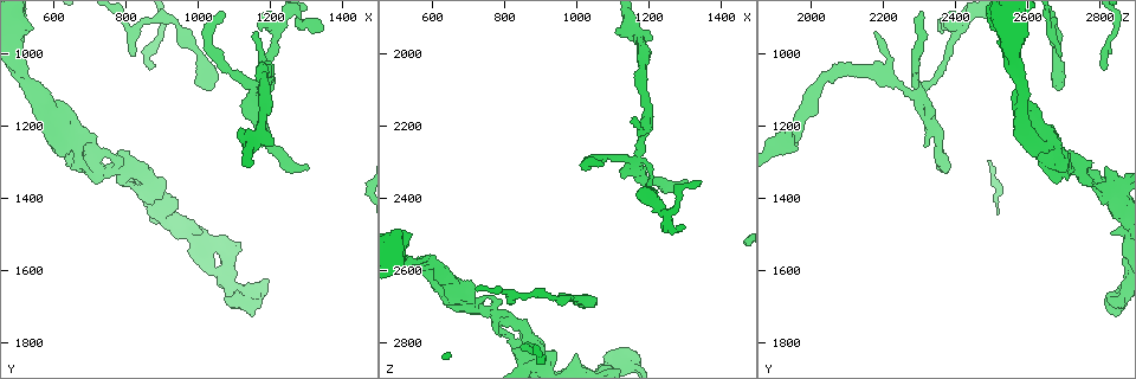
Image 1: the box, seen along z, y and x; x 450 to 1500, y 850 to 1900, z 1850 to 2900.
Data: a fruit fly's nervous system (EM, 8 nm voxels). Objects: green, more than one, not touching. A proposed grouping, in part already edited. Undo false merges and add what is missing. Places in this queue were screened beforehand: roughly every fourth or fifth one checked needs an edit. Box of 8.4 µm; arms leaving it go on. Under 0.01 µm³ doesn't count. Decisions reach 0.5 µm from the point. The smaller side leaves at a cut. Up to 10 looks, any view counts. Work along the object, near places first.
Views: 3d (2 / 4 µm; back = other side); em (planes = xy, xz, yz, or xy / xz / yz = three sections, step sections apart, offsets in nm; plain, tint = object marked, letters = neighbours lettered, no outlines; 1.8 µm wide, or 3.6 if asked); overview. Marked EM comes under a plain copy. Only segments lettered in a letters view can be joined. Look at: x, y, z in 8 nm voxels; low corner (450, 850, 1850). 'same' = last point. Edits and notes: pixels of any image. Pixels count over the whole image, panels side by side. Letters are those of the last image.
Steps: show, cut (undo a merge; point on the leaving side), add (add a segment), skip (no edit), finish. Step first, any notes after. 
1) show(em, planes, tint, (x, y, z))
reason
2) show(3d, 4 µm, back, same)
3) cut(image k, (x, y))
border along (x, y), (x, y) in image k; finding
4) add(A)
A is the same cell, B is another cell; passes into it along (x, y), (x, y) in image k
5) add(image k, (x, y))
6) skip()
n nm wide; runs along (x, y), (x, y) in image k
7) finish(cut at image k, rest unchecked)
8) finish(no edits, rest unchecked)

show(em, 3.6 µm, planes, letters, (1170, 1700, 2845))
free end

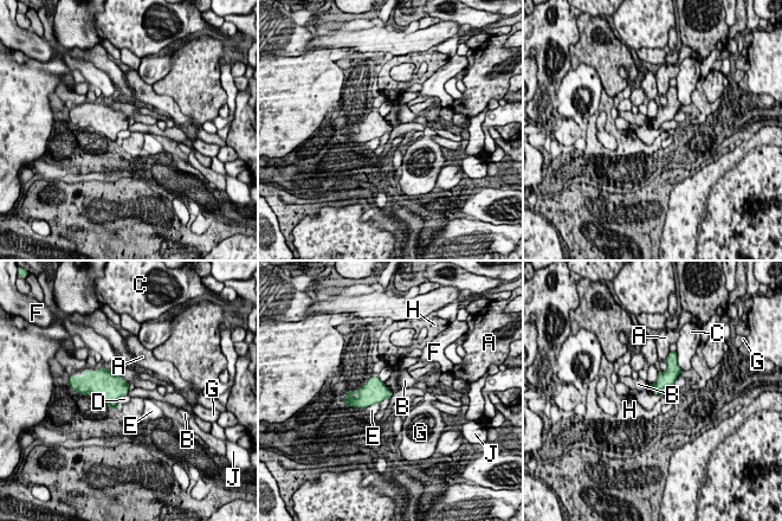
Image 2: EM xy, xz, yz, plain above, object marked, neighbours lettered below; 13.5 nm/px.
skip()
A, B, C, D, E, F, G, H and J are other cells; border along (127, 393), (117, 399), (117, 406) in image 2; no lettered segment goes on from it

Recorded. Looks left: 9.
show(em, planes, tint, (770, 1320, 2720))
arms part here

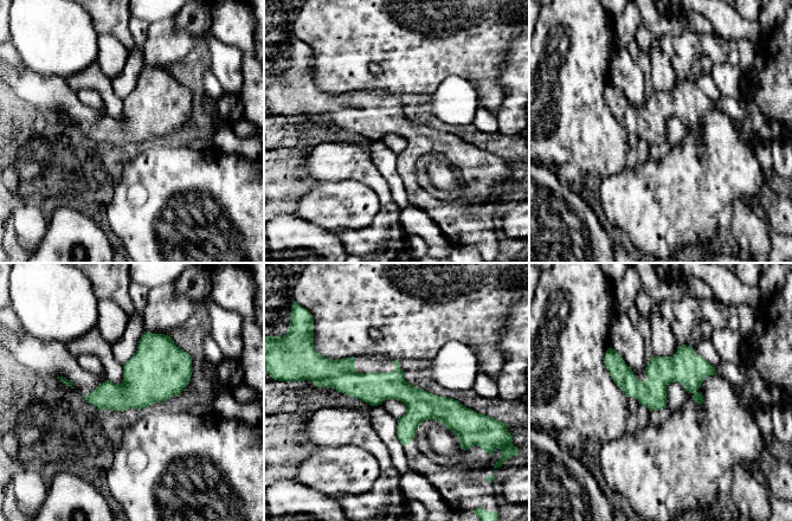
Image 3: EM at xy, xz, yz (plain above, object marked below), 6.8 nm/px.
show(em, planes, letters, same)

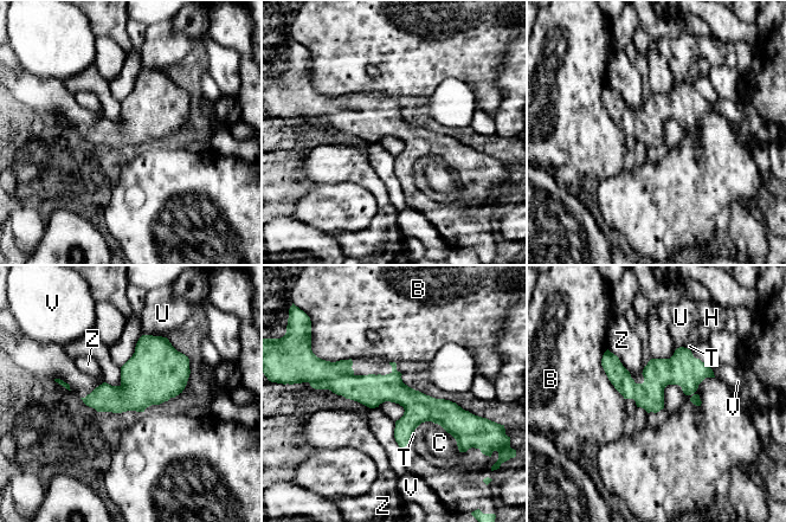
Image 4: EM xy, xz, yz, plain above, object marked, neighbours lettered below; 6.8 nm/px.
skip()
B touches over 360 nm; B, C, H, T, U, V and Z are other cells; runs along (324, 385), (392, 388), (463, 416) in image 4; all the same cell

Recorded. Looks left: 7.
show(em, xz, step 4, tint, (1165, 1220, 1950))
calibre changes

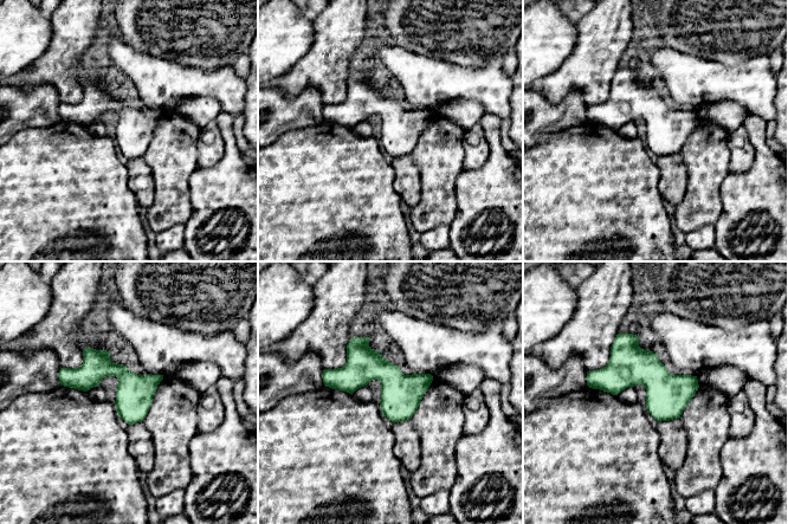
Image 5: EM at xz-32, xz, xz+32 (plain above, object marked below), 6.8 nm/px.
show(em, planes, letters, same)

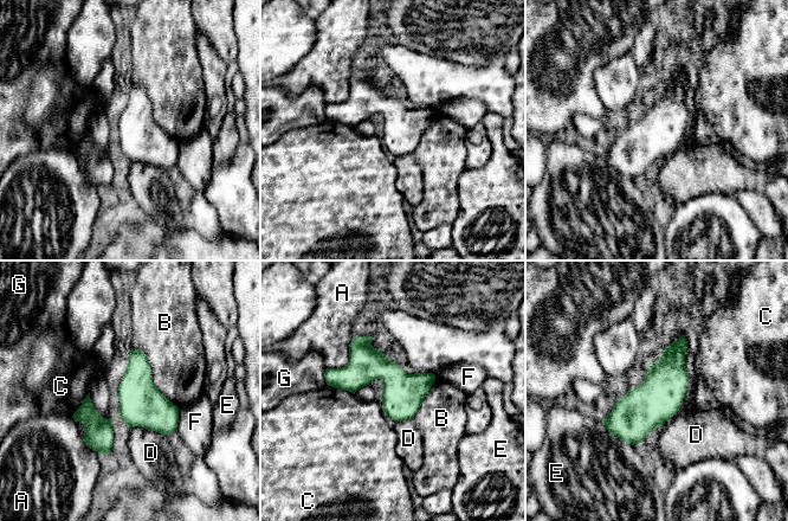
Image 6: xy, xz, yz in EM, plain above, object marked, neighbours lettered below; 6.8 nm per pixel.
skip()
A, B, C, D, E, F and G are other cells; one cell here

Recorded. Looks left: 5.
show(3d, 4 µm, (1300, 1320, 2345))
free end

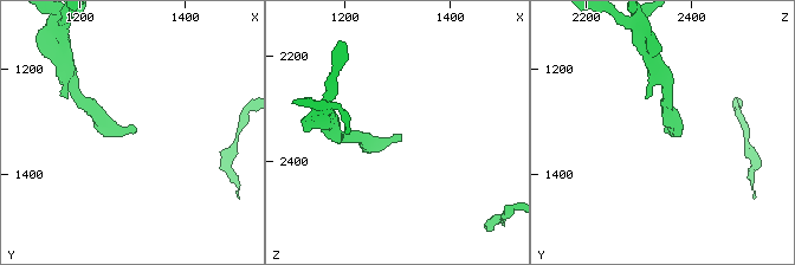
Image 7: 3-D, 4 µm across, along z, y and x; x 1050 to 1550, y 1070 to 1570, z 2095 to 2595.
show(em, yz, step 8, letters, (1305, 1325, 2355))

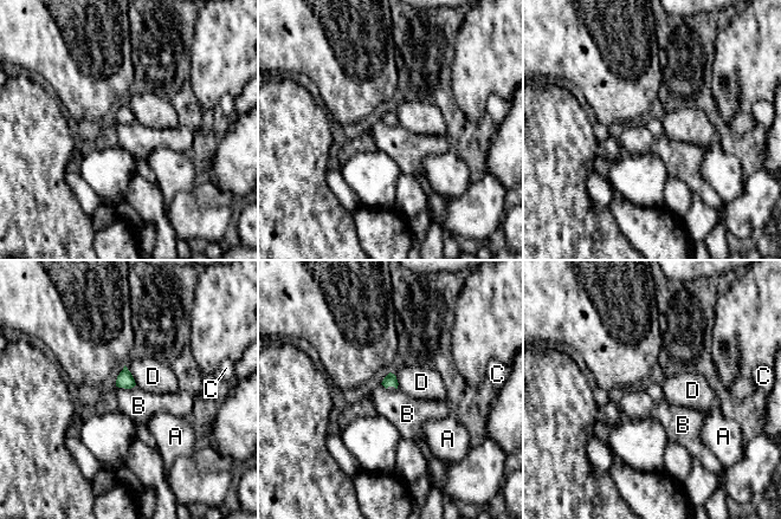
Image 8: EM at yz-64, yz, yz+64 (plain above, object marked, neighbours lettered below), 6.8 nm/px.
skip()
A, B, C and D are other cells; none of them fits

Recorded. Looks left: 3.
finish(no edits, rest unchecked)

